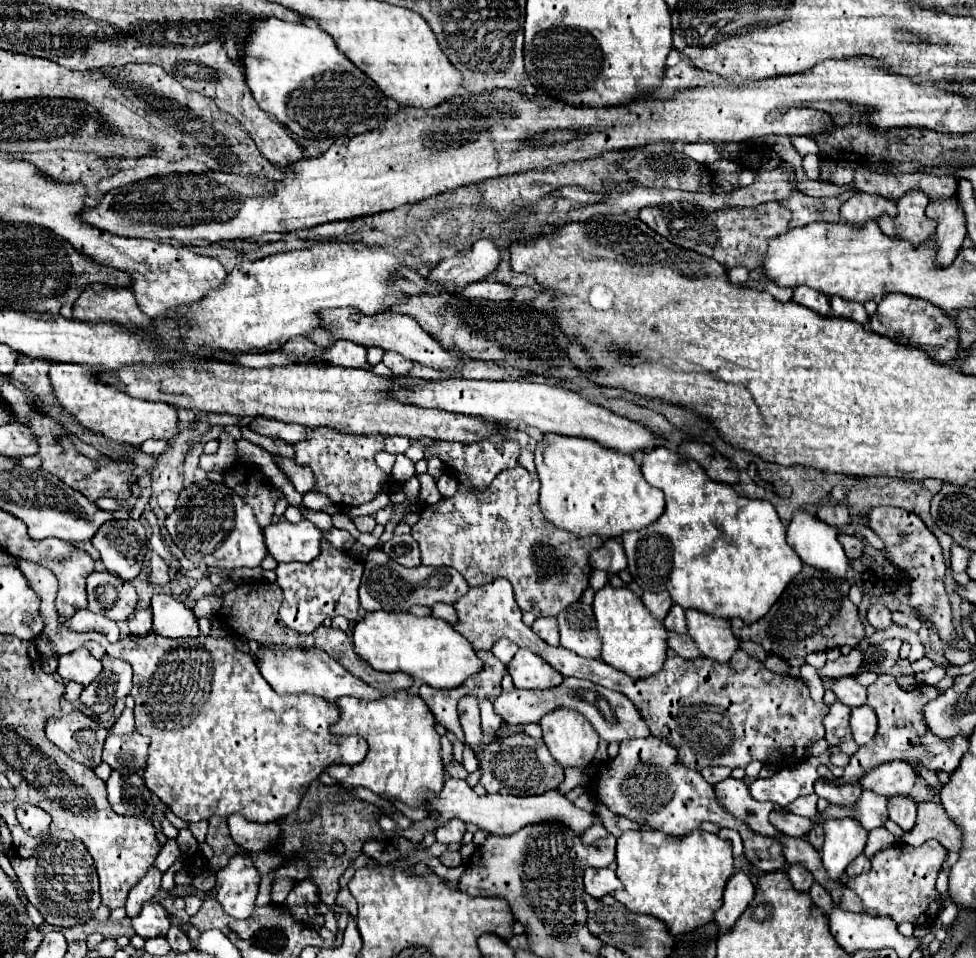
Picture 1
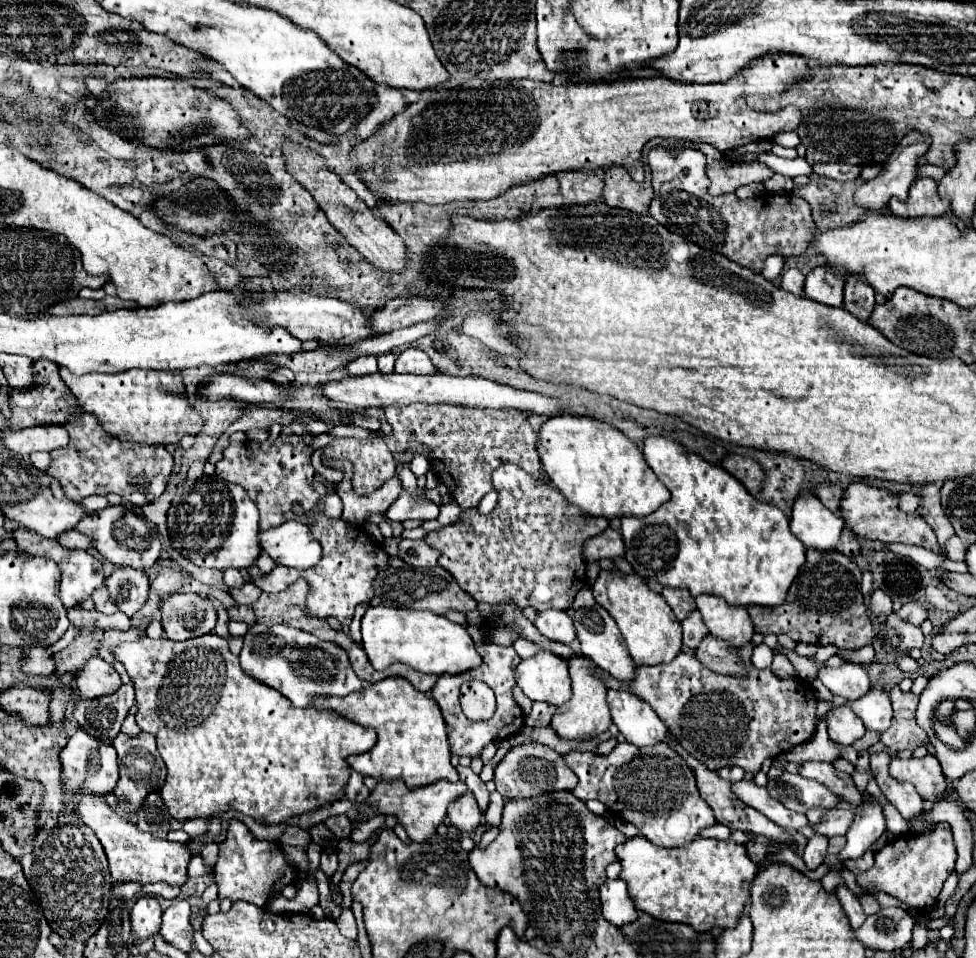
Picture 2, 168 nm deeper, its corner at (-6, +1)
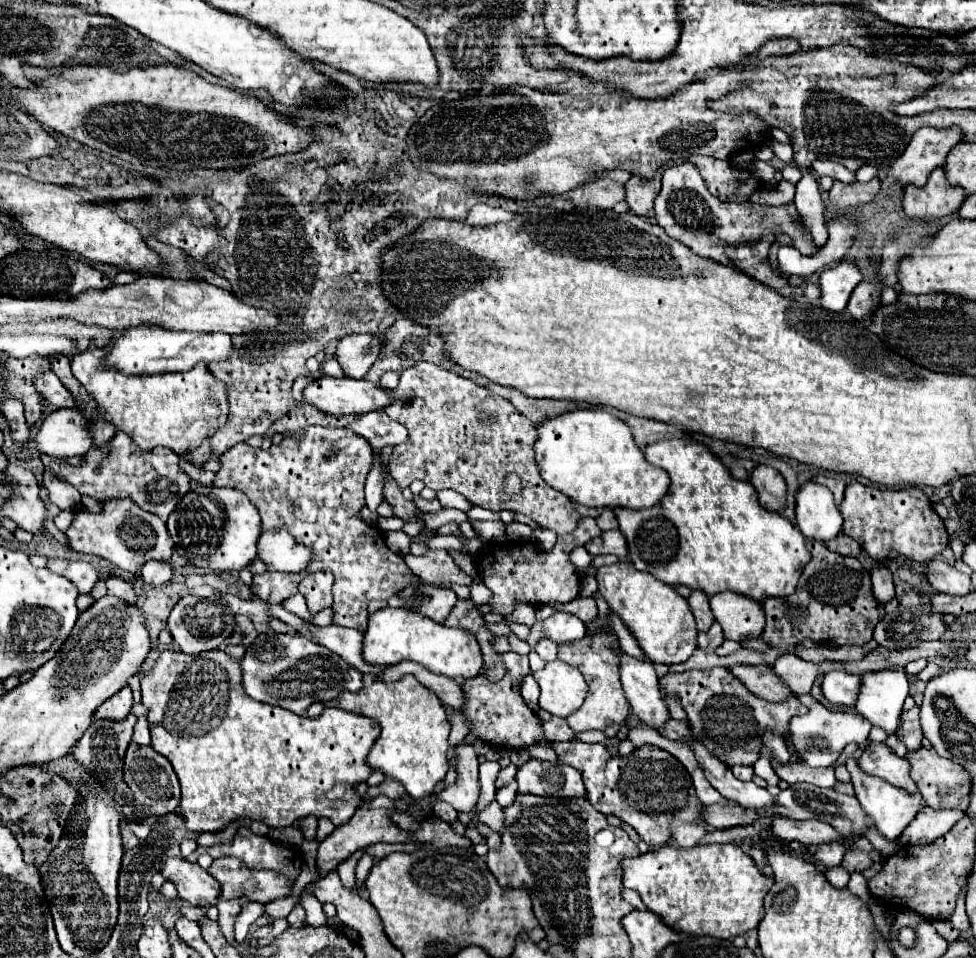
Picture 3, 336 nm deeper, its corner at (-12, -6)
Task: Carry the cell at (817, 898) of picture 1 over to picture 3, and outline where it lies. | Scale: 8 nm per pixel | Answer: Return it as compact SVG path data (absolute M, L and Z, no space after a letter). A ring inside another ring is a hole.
M836 866L836 868L828 868L828 870L824 870L824 876L826 876L826 880L828 880L834 888L846 888L848 878L850 878L850 874L844 872L842 866Z

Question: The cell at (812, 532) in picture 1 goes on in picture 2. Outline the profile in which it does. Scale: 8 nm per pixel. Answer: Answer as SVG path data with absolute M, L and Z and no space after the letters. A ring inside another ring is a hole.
M802 493L802 497L794 501L790 531L806 547L816 547L820 551L834 549L842 529L844 521L830 513L814 493Z

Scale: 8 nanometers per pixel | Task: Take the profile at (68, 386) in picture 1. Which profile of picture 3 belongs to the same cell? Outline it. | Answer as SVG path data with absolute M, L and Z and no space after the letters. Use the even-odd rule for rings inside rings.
M90 346L86 352L76 356L76 360L72 360L72 374L98 404L98 416L104 422L110 422L116 430L128 434L142 452L152 452L154 448L164 446L176 454L188 454L190 450L198 448L202 440L210 436L210 432L216 432L226 422L226 388L208 372L206 364L200 364L200 368L192 368L190 372L160 376L124 376L122 372L96 372L96 360L100 360L100 352L100 348Z

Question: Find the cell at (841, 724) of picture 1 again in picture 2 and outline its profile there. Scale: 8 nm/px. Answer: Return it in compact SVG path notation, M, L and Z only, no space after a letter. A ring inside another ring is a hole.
M848 705L834 707L828 713L826 729L828 729L830 739L840 745L852 745L856 739L860 739L866 733L862 719Z

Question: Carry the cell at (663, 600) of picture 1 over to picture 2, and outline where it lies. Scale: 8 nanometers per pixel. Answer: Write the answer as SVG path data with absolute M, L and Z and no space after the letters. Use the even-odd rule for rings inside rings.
M664 587L662 597L666 599L666 603L672 607L674 615L678 621L684 621L692 611L696 611L694 605L694 597L690 595L688 589L674 589L674 587Z

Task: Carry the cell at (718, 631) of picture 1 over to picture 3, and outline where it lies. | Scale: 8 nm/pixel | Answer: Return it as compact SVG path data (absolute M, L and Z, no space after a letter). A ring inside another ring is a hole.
M720 592L710 598L710 608L716 622L724 630L726 640L752 640L764 630L762 604L734 592Z

